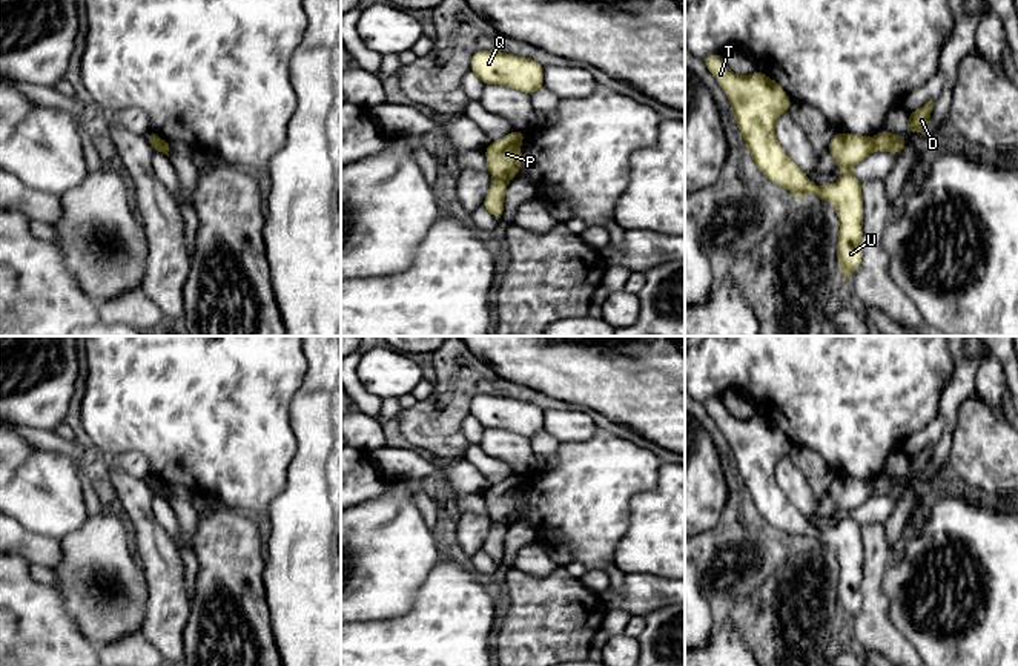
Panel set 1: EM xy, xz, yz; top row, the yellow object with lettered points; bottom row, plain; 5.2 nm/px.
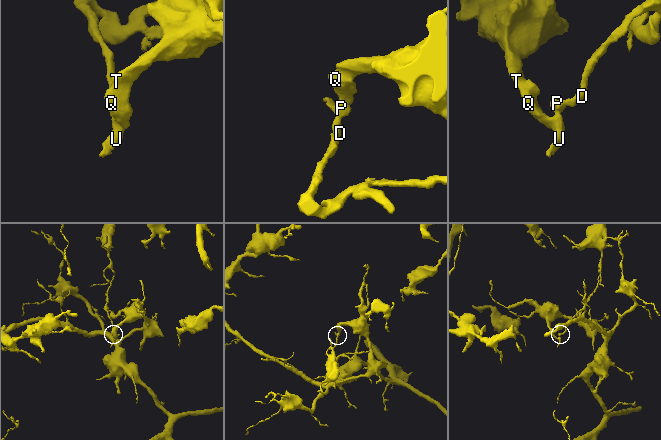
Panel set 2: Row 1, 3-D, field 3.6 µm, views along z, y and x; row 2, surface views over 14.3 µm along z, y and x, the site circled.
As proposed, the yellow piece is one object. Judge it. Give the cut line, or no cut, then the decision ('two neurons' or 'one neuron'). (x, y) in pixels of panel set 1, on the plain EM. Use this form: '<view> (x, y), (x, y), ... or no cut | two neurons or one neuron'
xz (495, 520), (507, 525) | two neurons

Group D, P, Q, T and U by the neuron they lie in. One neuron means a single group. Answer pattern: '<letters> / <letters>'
D / P Q T U

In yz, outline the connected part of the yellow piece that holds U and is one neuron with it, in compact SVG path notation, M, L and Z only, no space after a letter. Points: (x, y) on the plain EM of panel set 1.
M711 397L703 404L729 443L735 468L759 516L789 534L795 543L814 537L835 549L840 568L837 603L844 628L863 605L861 526L849 514L875 494L872 482L835 476L828 496L834 499L843 517L834 528L820 531L777 485L775 467L792 447L783 431L760 414L751 419L735 419L728 413L722 397Z

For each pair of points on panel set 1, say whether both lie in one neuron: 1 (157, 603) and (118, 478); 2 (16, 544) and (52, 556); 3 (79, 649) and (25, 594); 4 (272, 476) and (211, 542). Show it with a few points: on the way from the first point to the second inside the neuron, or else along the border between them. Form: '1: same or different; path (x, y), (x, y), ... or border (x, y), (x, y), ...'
1: same; path (158, 573), (158, 551), (151, 542), (137, 508)
2: same; path (25, 544), (43, 550)
3: same; path (65, 636), (37, 608)
4: different; border (234, 510), (254, 517)

